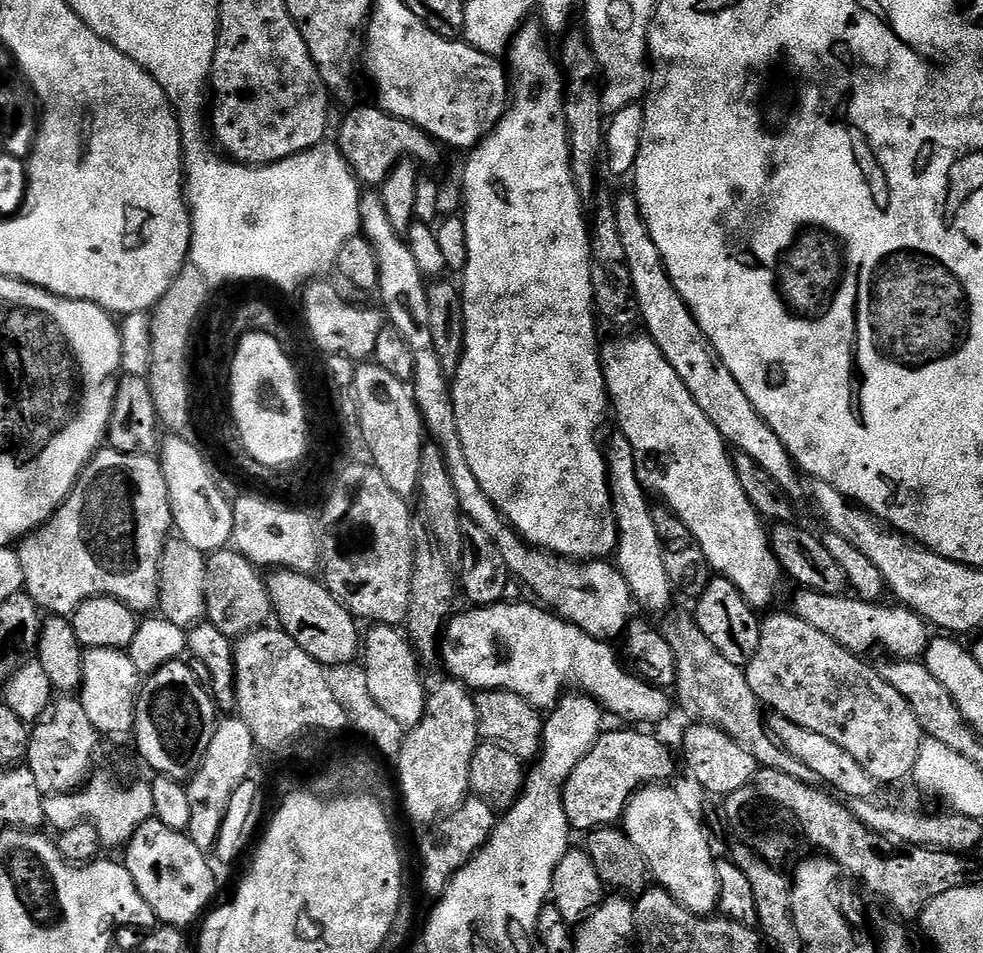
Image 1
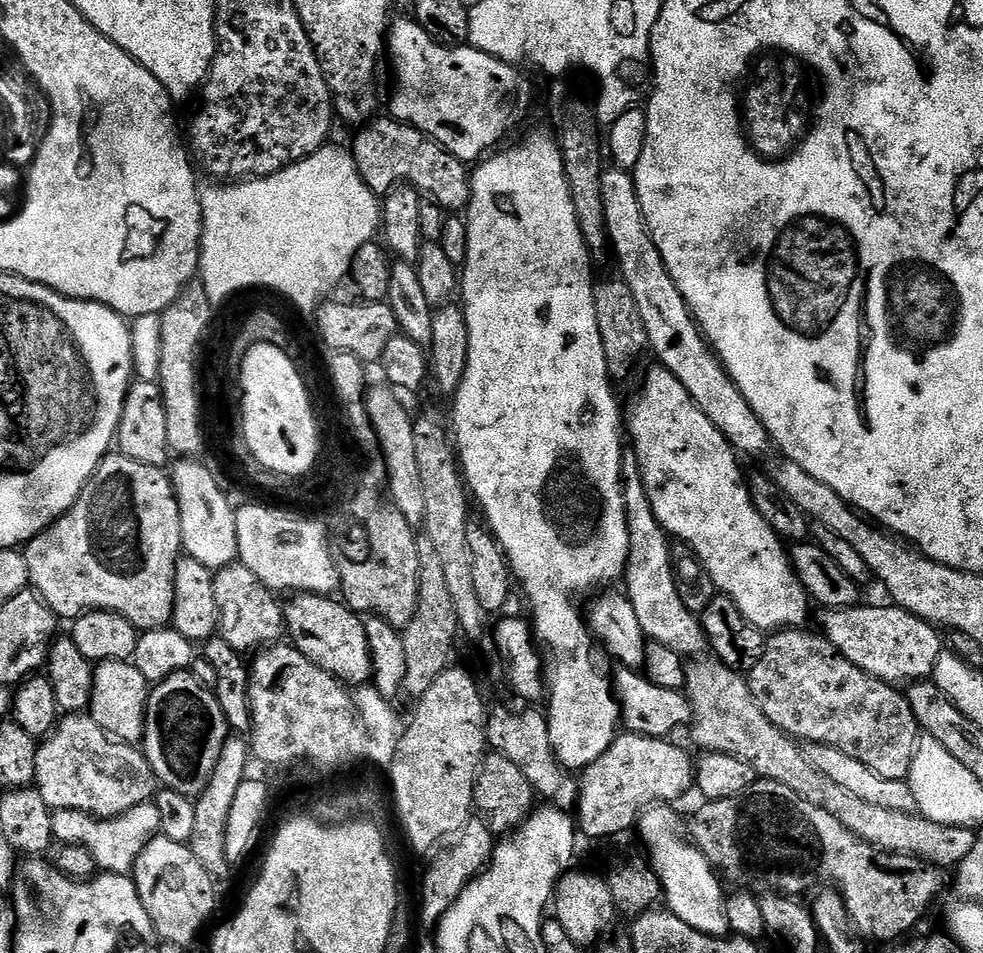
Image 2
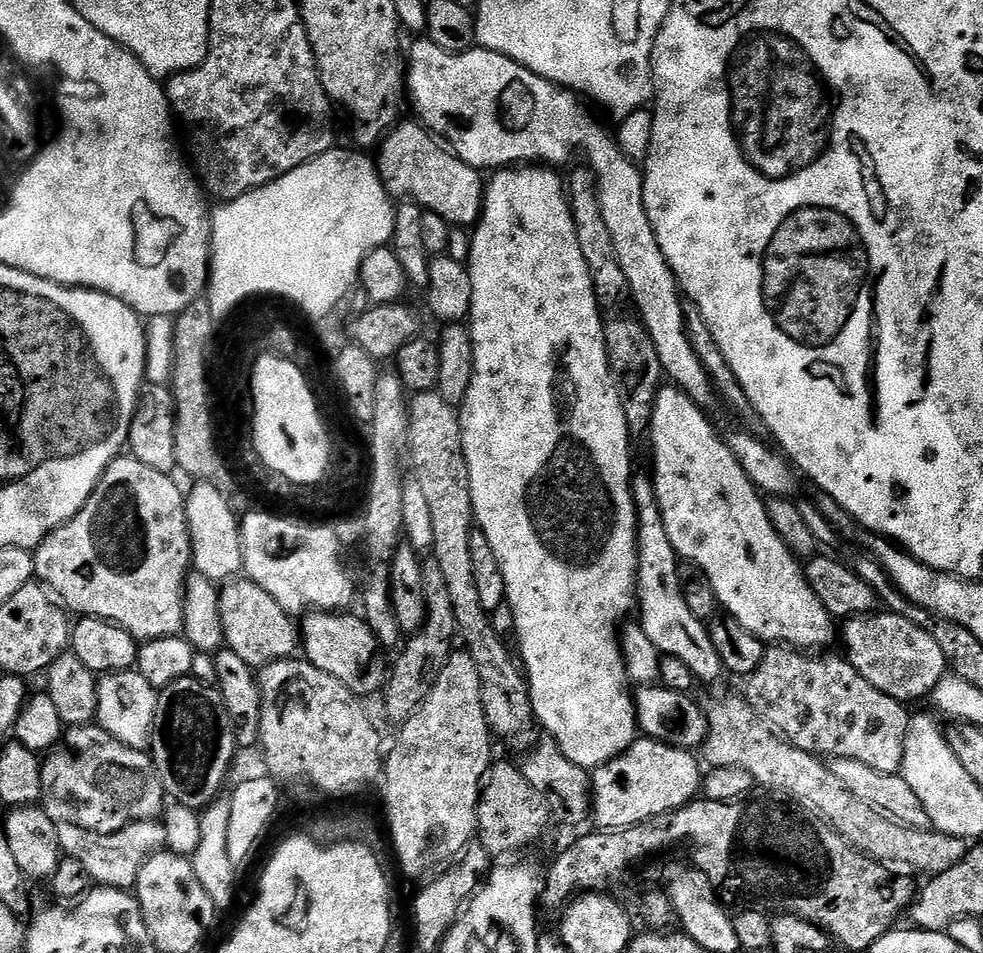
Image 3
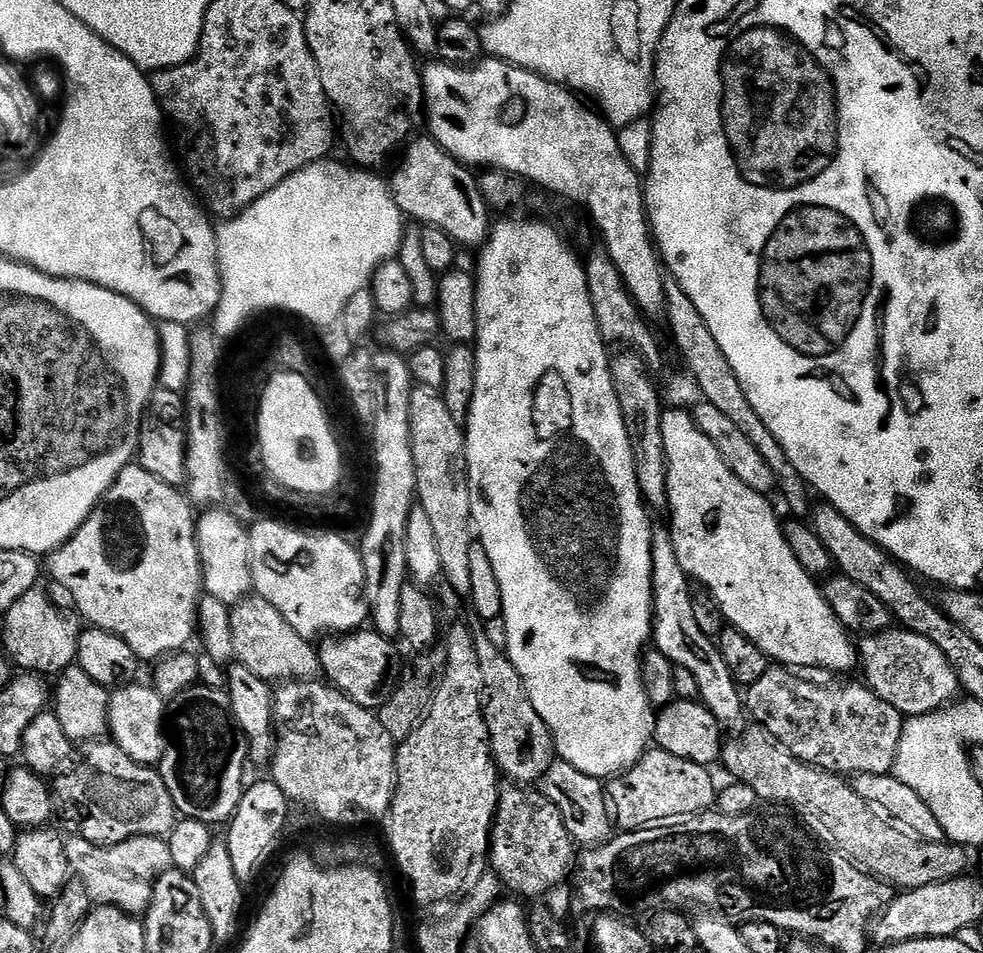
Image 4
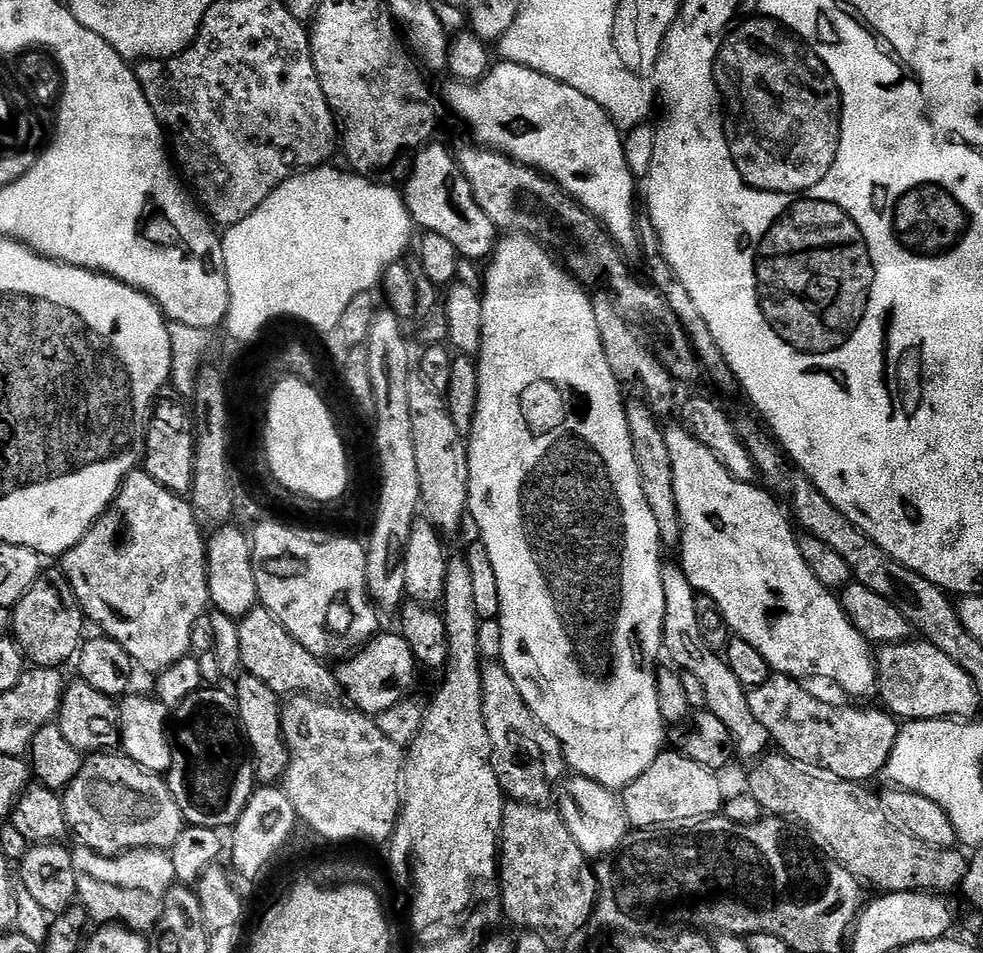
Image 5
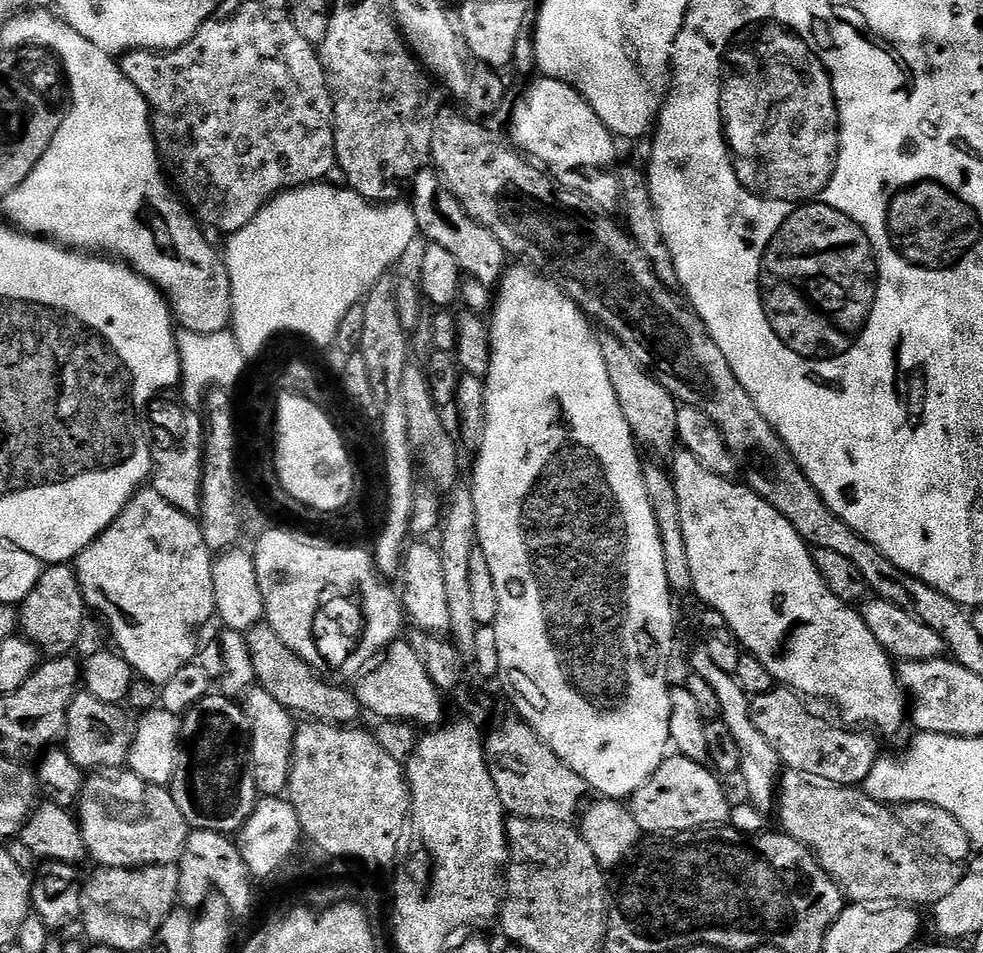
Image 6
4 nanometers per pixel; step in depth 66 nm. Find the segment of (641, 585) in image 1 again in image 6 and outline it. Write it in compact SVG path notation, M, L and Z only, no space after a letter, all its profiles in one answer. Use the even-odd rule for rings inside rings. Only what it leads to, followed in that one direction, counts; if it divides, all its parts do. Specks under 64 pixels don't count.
M696 650L692 656L691 671L701 676L710 684L710 690L718 696L720 707L719 719L730 730L735 745L740 751L739 779L744 779L744 788L748 791L747 803L755 806L757 811L768 814L778 800L778 781L782 775L782 757L770 746L767 731L758 726L758 722L752 716L752 706L749 696L737 686L733 673L726 670L718 670L714 662L702 650Z

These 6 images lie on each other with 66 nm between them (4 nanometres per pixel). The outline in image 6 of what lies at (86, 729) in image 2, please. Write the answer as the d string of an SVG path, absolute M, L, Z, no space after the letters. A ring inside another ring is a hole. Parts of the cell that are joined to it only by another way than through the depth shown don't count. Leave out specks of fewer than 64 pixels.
M130 770L119 774L92 774L85 779L78 805L78 823L87 855L93 856L101 869L175 865L190 831L171 791L138 778Z

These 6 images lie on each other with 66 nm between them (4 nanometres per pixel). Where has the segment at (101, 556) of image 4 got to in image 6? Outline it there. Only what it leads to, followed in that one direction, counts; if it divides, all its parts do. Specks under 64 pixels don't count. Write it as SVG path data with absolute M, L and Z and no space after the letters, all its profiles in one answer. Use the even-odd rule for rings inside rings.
M145 486L128 501L128 505L121 510L118 518L109 526L103 534L94 542L90 542L90 546L86 546L80 551L79 556L74 561L76 577L80 583L80 589L84 595L85 605L89 609L92 608L108 623L108 628L112 631L112 636L116 639L115 647L118 649L124 661L132 667L133 673L137 677L140 676L144 680L149 680L155 686L163 686L166 682L170 682L174 678L174 674L178 674L178 670L182 670L182 666L193 663L198 651L198 643L196 644L196 631L216 616L216 599L214 598L214 574L212 566L214 563L214 554L206 546L206 538L202 538L202 530L200 529L199 519L193 518L178 510L174 506L170 506L170 502L166 502L166 498L162 498L162 494L156 492L155 487Z

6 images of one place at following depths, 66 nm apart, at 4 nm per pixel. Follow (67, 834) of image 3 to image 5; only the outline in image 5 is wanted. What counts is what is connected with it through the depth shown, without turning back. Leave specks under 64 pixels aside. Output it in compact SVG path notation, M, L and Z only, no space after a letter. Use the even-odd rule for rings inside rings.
M83 846L73 847L71 853L76 894L89 917L100 926L123 926L135 933L151 933L166 894L177 883L171 855L157 848L139 848L120 856L100 856Z

